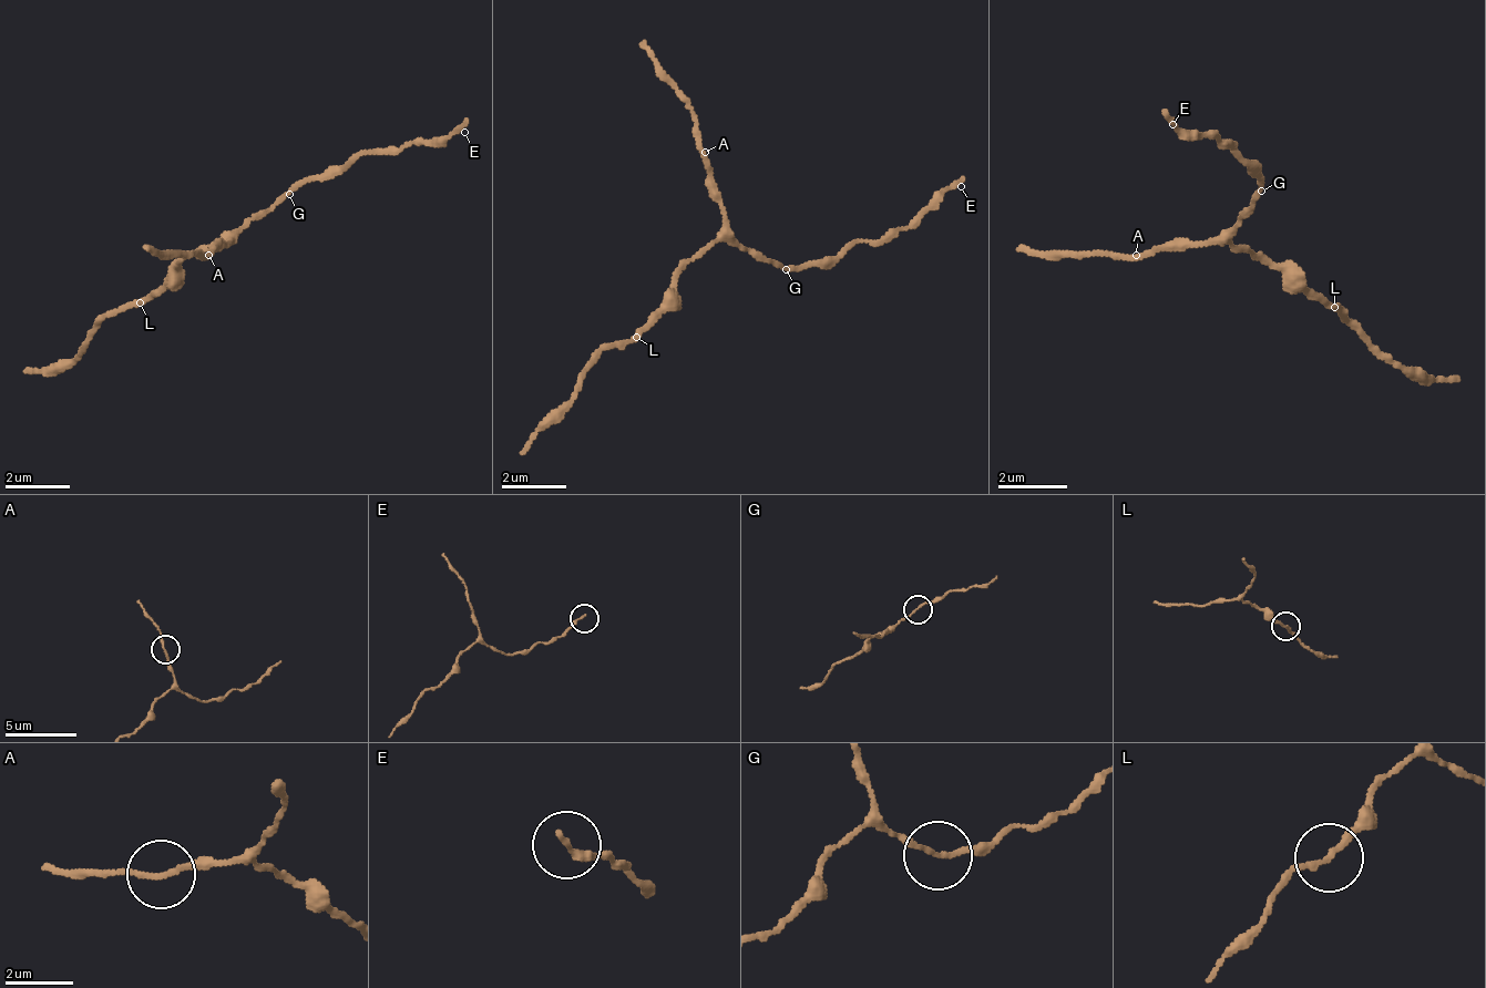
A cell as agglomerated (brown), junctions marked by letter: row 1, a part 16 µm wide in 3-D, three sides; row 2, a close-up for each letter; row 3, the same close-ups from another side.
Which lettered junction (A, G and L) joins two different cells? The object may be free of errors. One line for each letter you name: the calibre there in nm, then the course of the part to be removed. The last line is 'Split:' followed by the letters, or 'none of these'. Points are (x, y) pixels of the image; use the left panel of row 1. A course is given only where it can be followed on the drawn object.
Split: none of these

